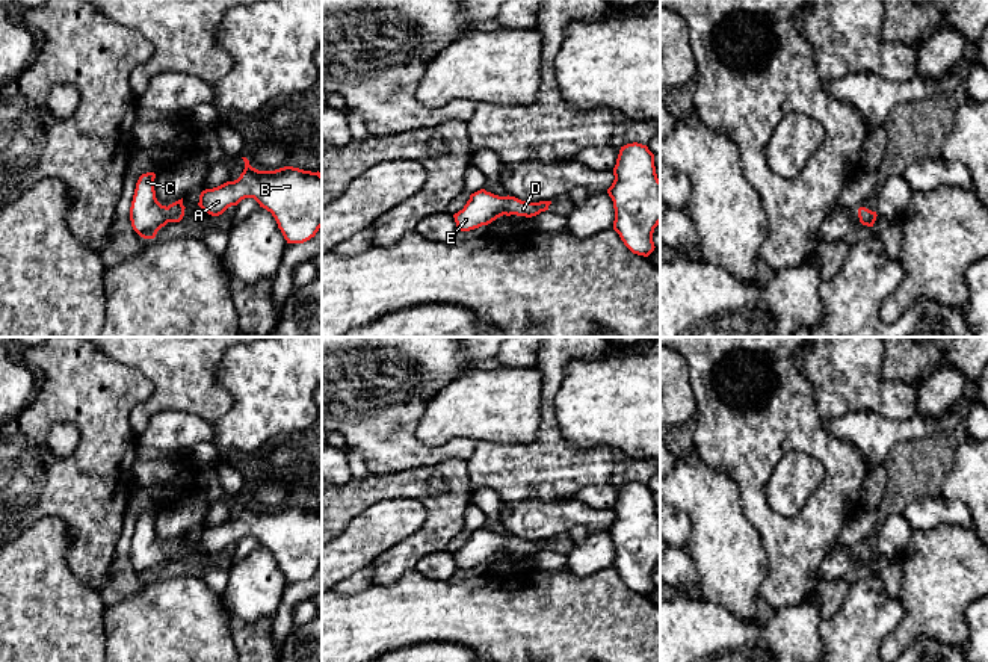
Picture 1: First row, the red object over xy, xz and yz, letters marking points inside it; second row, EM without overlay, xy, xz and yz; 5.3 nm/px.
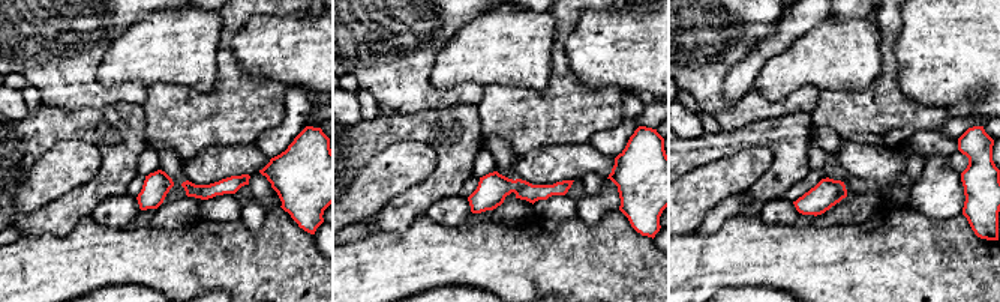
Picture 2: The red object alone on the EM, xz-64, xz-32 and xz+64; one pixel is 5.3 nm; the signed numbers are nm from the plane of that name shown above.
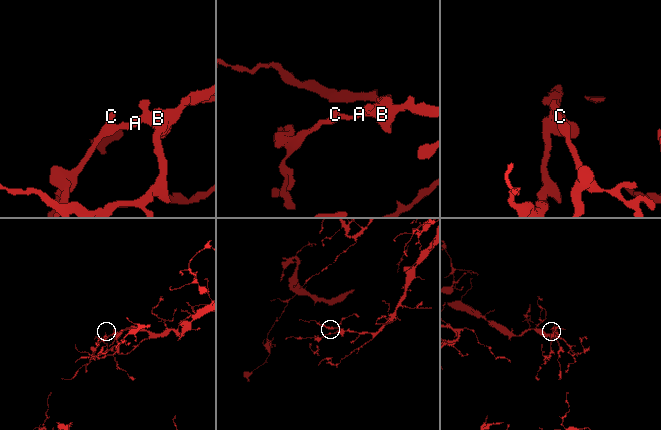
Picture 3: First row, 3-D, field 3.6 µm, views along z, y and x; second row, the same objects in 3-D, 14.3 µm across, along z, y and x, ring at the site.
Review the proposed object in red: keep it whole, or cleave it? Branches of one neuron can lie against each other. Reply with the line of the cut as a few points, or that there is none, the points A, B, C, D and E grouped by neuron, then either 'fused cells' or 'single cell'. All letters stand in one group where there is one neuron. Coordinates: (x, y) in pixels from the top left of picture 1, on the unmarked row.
no cut | A B C D E | single cell

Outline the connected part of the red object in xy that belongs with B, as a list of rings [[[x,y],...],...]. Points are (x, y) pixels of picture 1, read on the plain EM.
[[[246,496],[242,497],[245,508],[240,515],[218,526],[202,529],[198,544],[208,553],[219,555],[242,538],[254,537],[260,546],[272,552],[287,582],[304,582],[314,576],[322,565],[322,512],[293,505],[258,509],[249,503]]]

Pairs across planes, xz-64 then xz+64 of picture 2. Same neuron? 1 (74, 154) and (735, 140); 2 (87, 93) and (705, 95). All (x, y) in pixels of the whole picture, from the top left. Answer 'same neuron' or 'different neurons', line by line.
1: different neurons
2: same neuron

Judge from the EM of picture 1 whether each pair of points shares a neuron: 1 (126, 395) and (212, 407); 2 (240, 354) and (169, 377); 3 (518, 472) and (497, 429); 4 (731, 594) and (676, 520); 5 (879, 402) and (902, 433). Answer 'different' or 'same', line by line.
1: different
2: different
3: different
4: different
5: different

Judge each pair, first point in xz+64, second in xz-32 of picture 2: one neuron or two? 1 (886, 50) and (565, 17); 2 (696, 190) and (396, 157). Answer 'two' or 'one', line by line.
1: one
2: one

